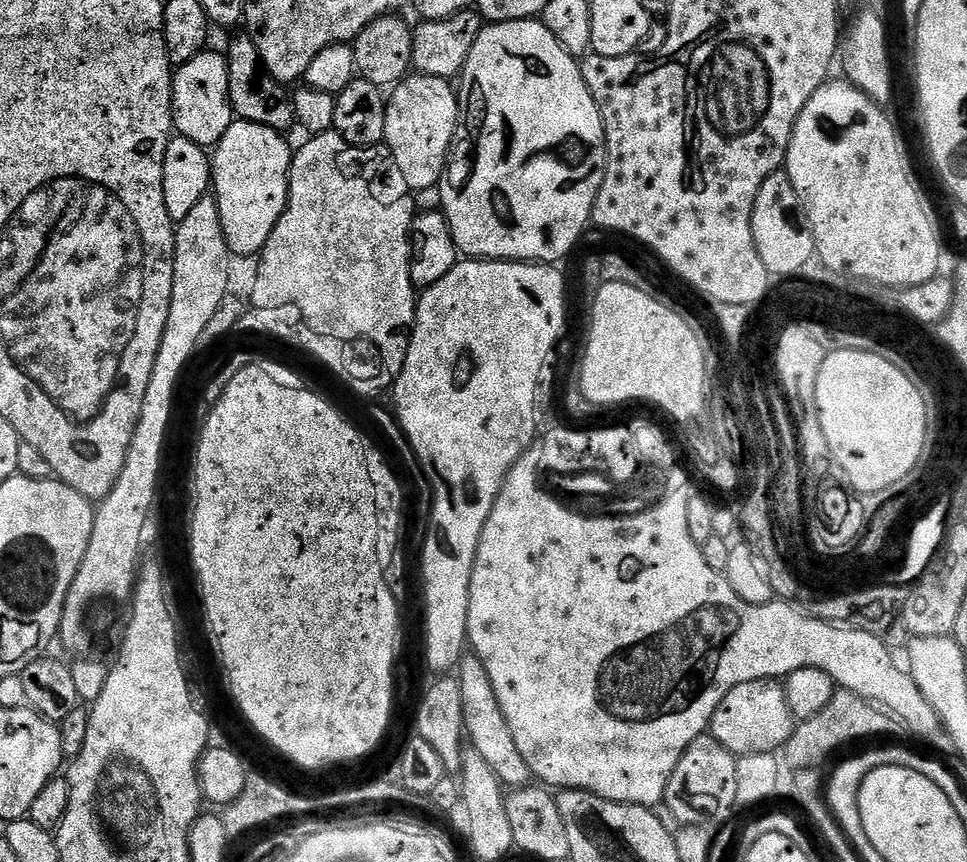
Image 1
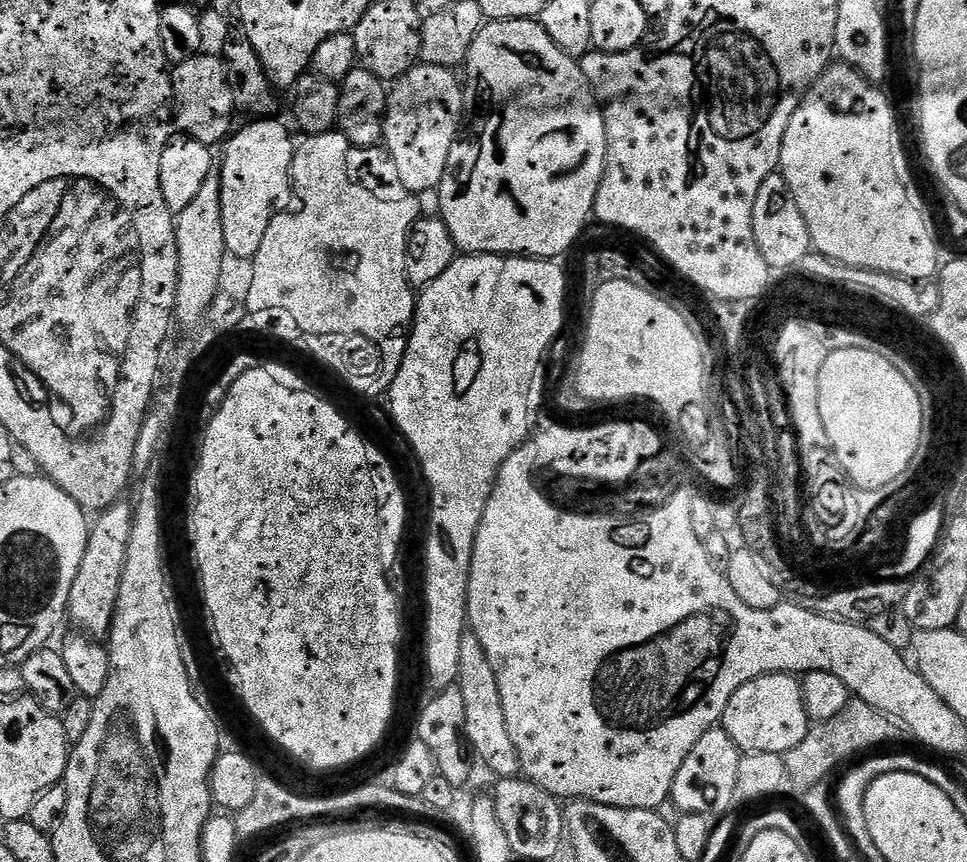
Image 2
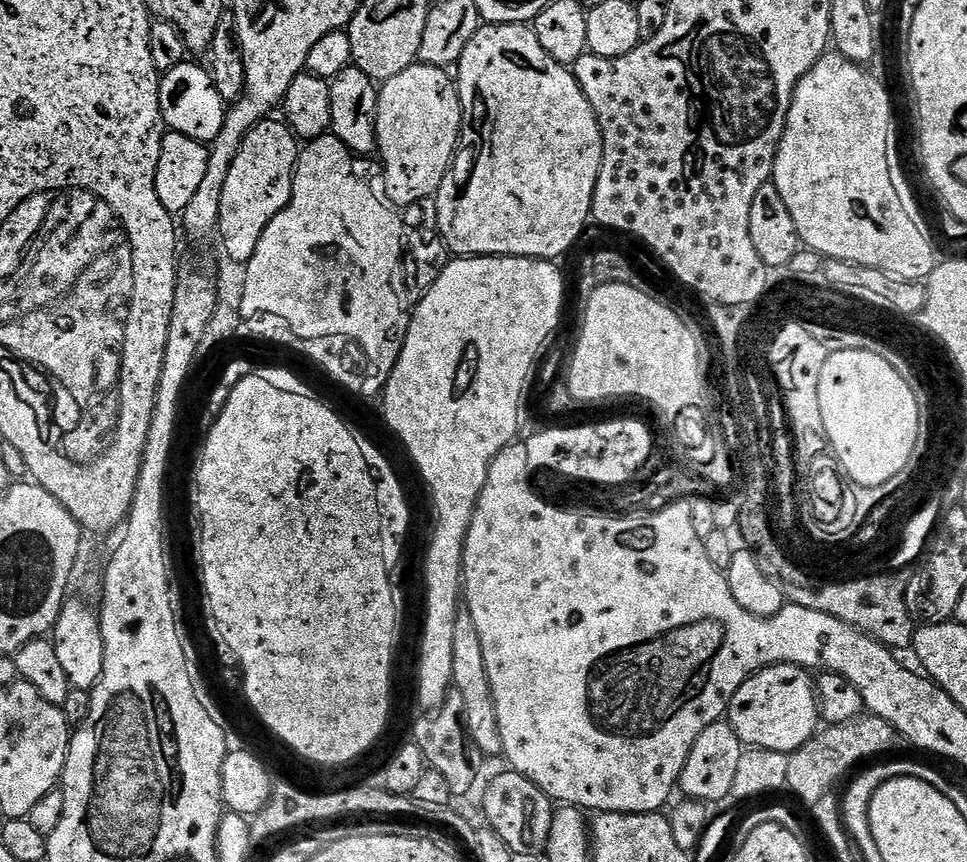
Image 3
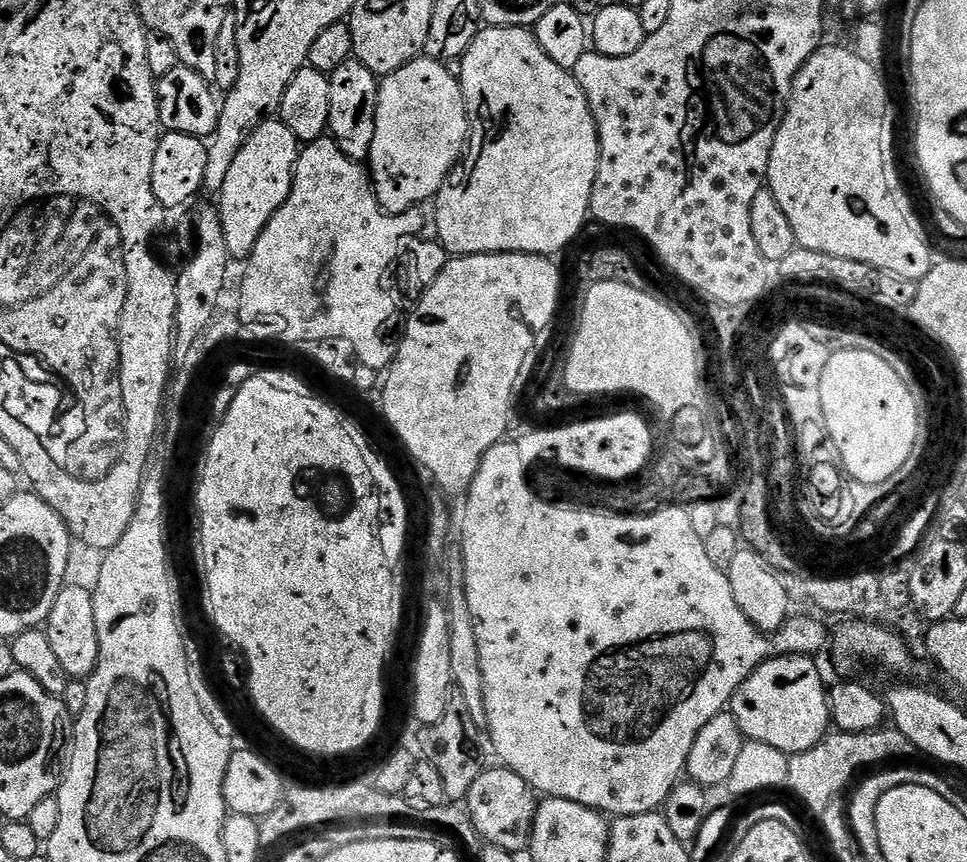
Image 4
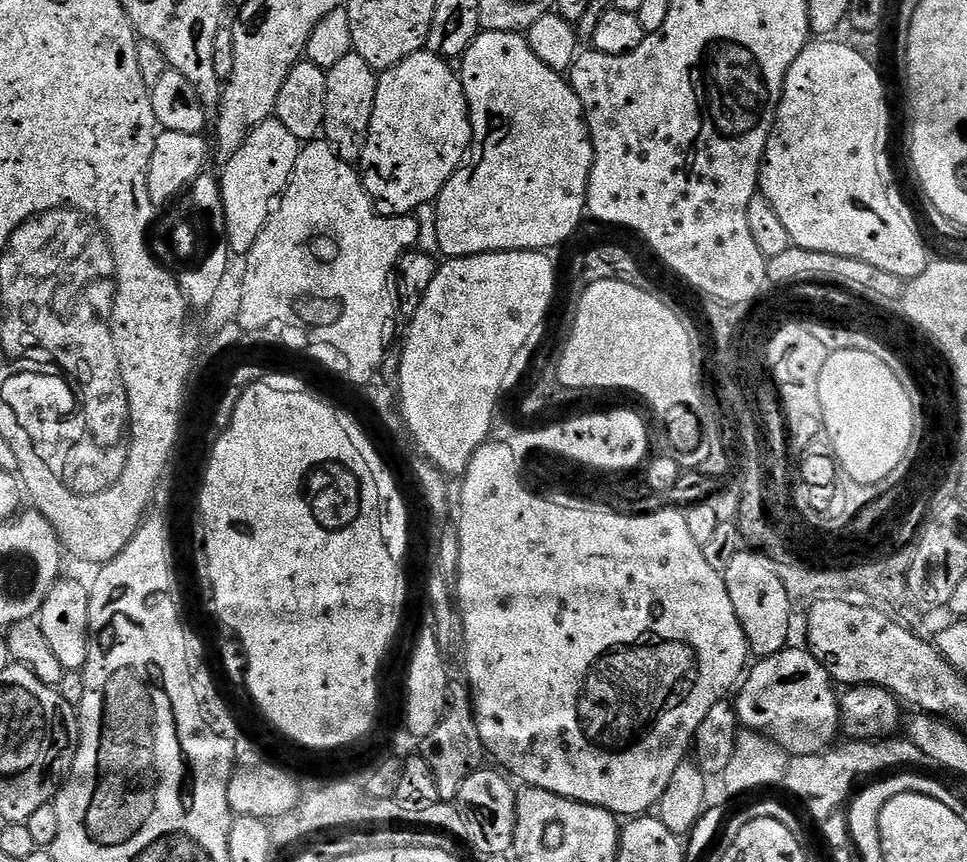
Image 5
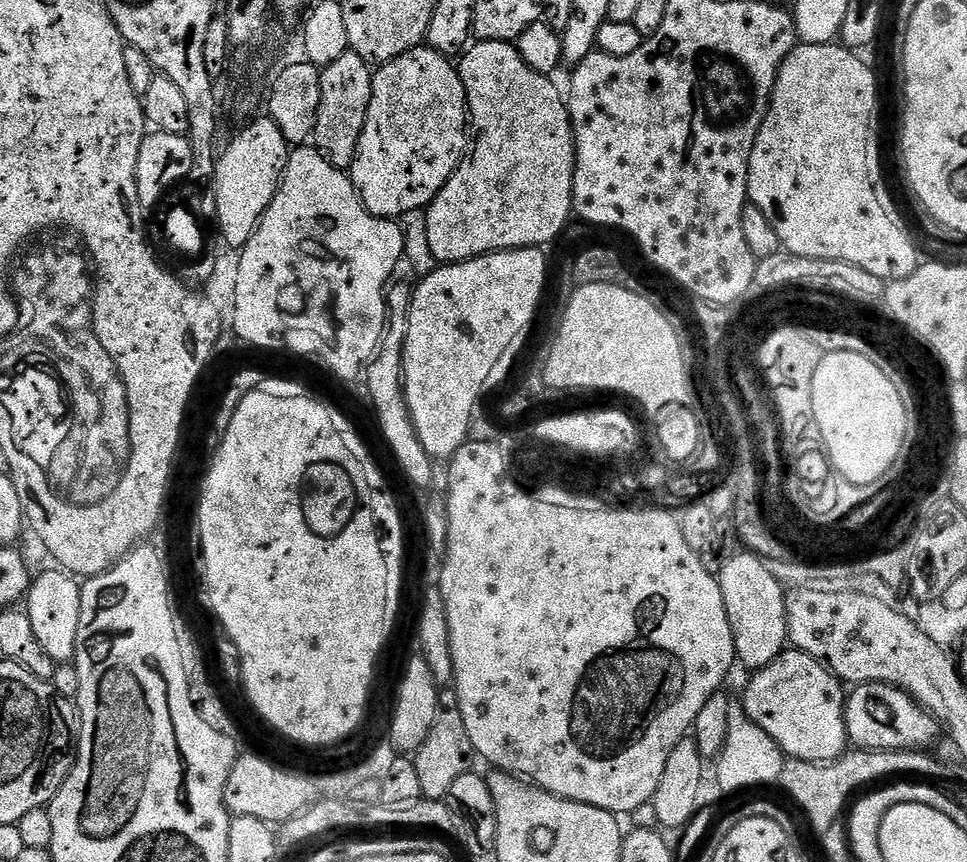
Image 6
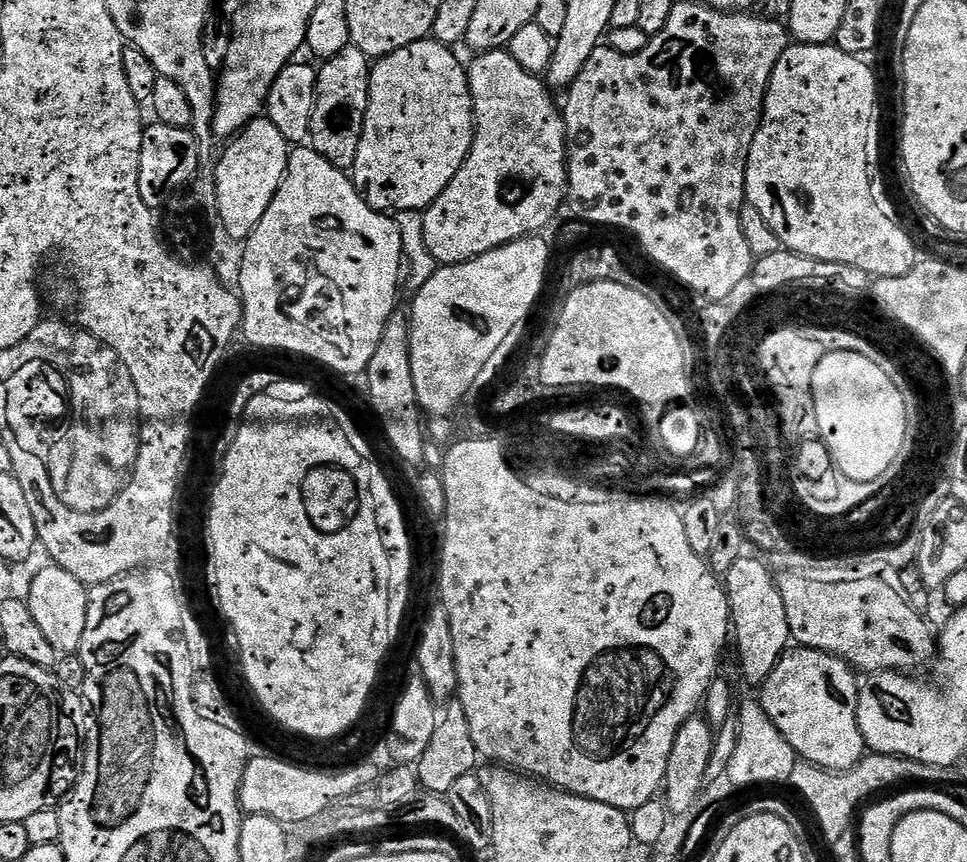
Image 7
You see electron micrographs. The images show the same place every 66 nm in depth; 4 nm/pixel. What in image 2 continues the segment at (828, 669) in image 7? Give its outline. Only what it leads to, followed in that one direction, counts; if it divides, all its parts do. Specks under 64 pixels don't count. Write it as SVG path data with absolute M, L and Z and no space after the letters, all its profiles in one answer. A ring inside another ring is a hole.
M775 672L746 682L746 686L739 688L730 698L724 711L722 727L726 734L730 734L730 738L734 738L741 753L789 752L798 746L798 742L802 742L802 738L806 738L810 727L801 681L787 672Z

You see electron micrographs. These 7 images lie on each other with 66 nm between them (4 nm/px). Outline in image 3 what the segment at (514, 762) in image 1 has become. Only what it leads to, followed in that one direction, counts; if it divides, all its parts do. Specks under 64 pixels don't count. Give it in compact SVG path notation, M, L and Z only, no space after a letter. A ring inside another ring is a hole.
M466 604L456 609L453 645L452 683L455 691L462 694L466 705L468 735L471 743L485 756L499 756L503 753L501 734L498 733L497 711L494 710L493 691L490 690L489 676L486 674L485 659L478 630Z

